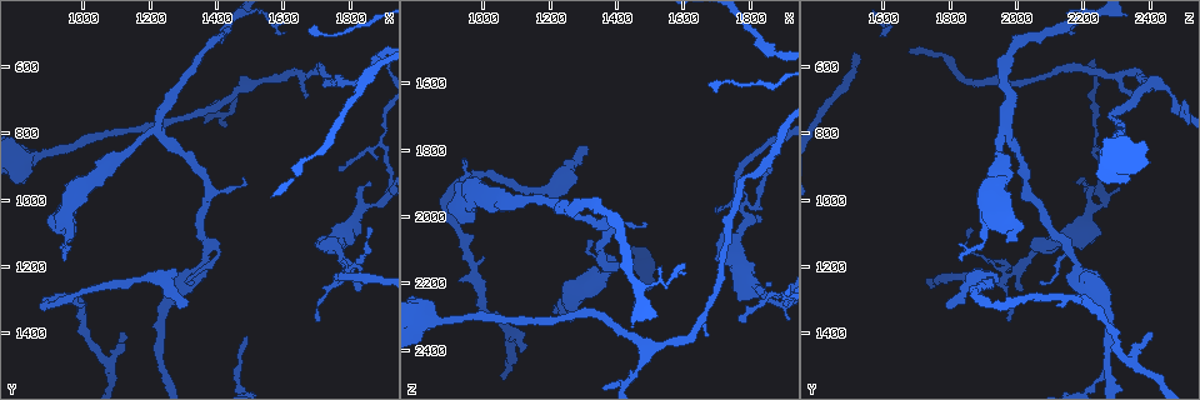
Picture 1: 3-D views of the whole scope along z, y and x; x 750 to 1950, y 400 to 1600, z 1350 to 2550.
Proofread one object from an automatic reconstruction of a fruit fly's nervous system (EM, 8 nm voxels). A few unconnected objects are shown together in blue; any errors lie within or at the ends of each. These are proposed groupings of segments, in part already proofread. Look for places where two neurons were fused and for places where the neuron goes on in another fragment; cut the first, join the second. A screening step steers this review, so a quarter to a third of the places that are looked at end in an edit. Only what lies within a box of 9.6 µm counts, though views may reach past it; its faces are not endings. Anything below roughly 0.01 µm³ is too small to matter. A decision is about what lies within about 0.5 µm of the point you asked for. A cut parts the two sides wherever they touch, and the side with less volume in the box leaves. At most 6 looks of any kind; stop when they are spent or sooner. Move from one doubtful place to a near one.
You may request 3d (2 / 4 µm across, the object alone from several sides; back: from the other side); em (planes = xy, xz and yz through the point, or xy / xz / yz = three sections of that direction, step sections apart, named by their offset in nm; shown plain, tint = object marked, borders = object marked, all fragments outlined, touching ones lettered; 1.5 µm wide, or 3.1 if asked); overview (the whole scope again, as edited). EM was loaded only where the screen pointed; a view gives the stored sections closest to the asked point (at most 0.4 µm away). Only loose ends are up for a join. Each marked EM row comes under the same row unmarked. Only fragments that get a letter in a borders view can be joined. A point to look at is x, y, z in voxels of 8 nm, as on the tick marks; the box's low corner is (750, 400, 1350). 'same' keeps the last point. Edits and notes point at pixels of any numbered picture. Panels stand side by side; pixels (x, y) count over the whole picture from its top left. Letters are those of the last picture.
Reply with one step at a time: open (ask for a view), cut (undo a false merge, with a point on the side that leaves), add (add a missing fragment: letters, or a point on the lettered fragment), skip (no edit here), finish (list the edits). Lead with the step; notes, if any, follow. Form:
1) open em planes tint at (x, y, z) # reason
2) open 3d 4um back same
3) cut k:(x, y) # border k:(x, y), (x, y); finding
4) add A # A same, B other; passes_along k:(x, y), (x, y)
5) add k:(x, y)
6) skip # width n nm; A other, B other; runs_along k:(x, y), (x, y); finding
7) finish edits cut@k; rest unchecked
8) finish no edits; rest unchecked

open em planes borders at (1320, 1300, 1800)

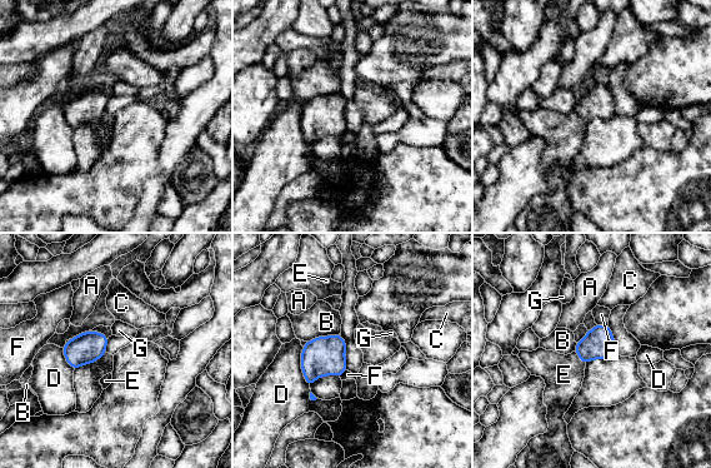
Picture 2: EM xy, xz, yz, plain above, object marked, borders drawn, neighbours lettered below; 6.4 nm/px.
add E # width 130 nm; A other, B other, C other, D other, E same, F other, G other; passes_along 2:(599, 343), (580, 358), (564, 374); it goes on there

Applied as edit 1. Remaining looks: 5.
open 3d 2um at (1610, 490, 2180) # thin end

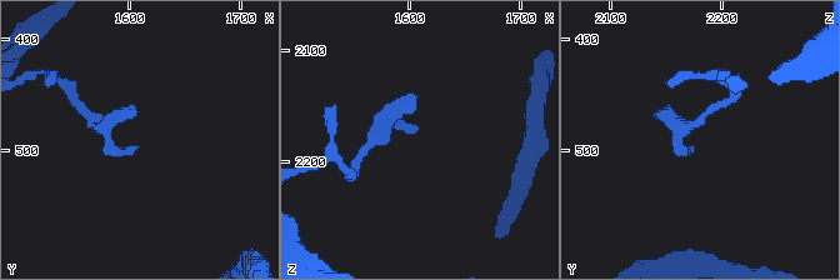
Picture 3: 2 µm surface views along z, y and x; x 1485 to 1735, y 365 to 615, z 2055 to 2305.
open em planes borders at (1608, 498, 2174)

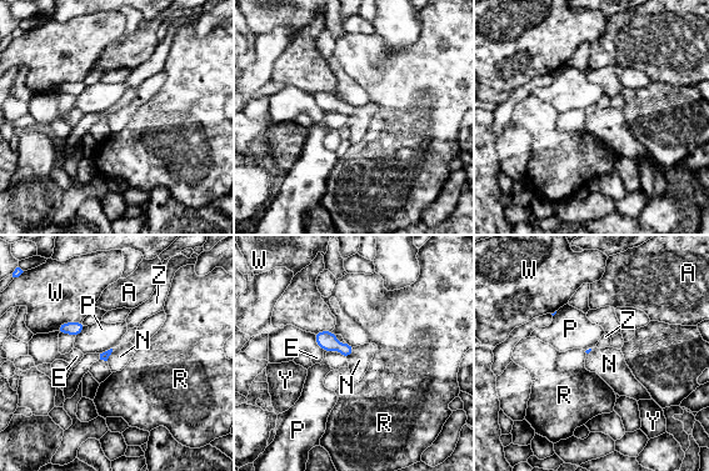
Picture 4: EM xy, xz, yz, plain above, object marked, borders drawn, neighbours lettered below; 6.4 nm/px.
skip # A other, E other, N other, P other, R other, W other, Y other, Z other; border 4:(354, 347), (345, 357); none of them fits

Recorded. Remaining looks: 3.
open em planes borders at (960, 1130, 1970) # branch stops here

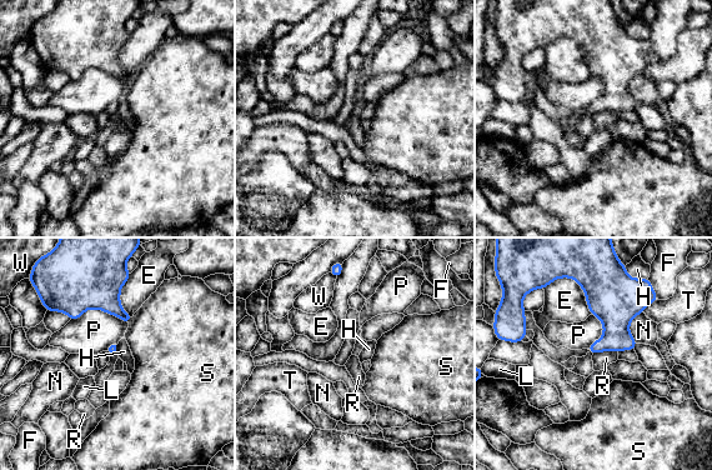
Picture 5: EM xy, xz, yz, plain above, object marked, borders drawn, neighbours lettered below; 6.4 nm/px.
skip # E other, F other, H other, L other, N other, P other, R other, S other, T other, W other; border 5:(617, 350), (601, 350), (592, 355); none of them fits

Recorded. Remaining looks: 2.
finish edits add@2; rest unchecked

